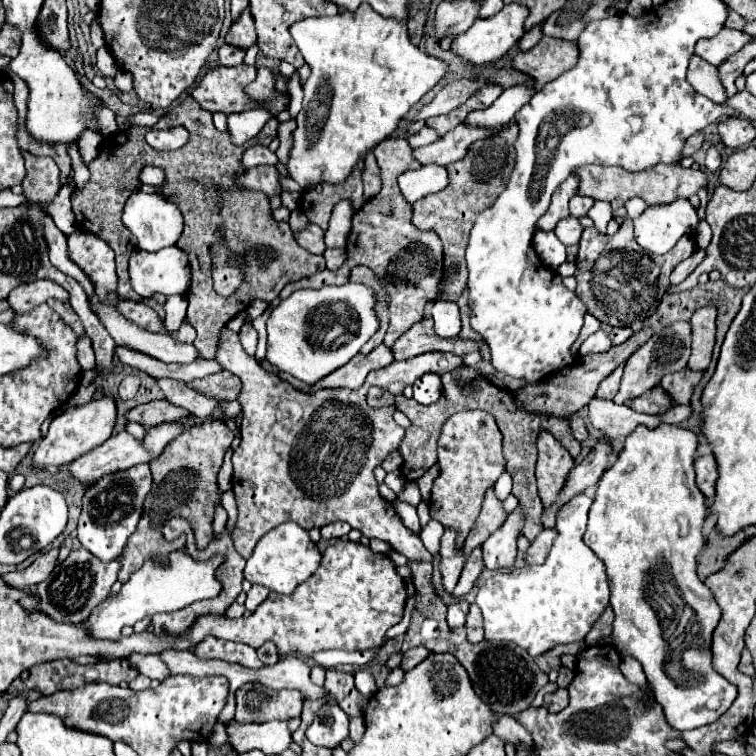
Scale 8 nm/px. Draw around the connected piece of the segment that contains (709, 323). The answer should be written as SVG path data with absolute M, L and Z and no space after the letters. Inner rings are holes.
M700 307L692 315L692 355L688 361L690 369L708 369L710 359L712 359L712 349L714 349L714 339L716 339L716 307Z

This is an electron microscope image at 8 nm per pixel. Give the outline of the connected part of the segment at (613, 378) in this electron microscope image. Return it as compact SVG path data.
M620 365L616 371L612 371L598 387L598 397L600 399L614 399L614 395L618 393L618 387L620 387L620 379L622 379L622 369L624 365Z

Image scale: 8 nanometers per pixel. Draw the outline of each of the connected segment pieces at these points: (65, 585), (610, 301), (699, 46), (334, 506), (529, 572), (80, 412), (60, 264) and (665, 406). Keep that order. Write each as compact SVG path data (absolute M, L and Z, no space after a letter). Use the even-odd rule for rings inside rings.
M84 547L74 549L66 561L42 583L38 583L38 595L42 599L40 609L44 613L48 613L52 619L60 621L60 623L82 623L90 611L104 601L104 597L110 593L110 587L116 583L120 573L120 561L112 559L112 561L100 561L96 557L92 557L92 553L88 553Z
M626 219L614 235L602 235L598 229L585 228L576 259L576 295L602 323L612 327L640 327L660 305L672 269L694 253L694 237L684 235L668 253L656 255L642 249L632 235L632 219Z
M724 27L716 37L700 39L696 43L696 55L706 59L712 65L720 65L724 59L734 55L744 43L750 43L750 41L754 41L752 35Z
M228 327L222 329L216 361L224 369L232 371L242 379L242 423L240 423L240 445L232 455L234 463L234 493L238 503L238 523L232 533L236 551L242 557L250 557L254 545L262 535L284 521L294 521L304 529L324 527L334 521L346 521L354 529L360 529L364 537L378 537L388 541L394 551L414 561L432 563L432 553L424 547L418 533L410 531L392 503L386 503L378 493L374 469L400 447L404 429L392 419L396 407L370 407L366 395L370 387L380 387L392 395L402 395L408 385L414 385L424 373L450 373L462 365L462 357L452 353L430 351L406 361L394 361L388 367L374 369L358 389L318 389L304 393L292 387L278 375L266 373L260 363L244 353L238 333ZM280 401L296 401L302 407L302 417L296 425L284 427L276 419ZM324 407L332 407L330 417L318 415Z
M576 495L560 507L556 517L558 543L552 547L544 565L514 567L498 571L486 579L476 595L476 605L484 615L486 639L512 641L536 657L558 643L582 641L588 635L592 623L602 615L610 599L604 563L584 545L582 539L590 505L592 497Z
M102 397L98 401L90 401L86 405L80 405L76 409L62 411L48 427L46 437L40 441L34 457L32 457L32 469L44 471L48 465L68 465L76 457L92 451L96 445L104 443L114 429L116 423L116 405L112 397Z
M50 219L46 221L46 231L44 233L46 233L46 243L48 243L48 249L50 249L52 265L56 269L60 269L62 273L74 277L84 287L86 295L94 297L96 295L96 287L92 285L92 281L88 281L86 273L72 259L68 259L68 239L66 239L66 235L60 229L56 229L54 221L50 221Z
M656 385L656 389L650 389L648 393L636 397L630 405L634 411L638 413L666 413L668 409L676 407L676 401L672 401L672 397L668 397L668 393L664 393L664 389L660 389L660 385Z

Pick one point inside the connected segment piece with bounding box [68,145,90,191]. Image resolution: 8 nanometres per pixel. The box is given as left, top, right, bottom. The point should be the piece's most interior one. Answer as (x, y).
(81, 174)

